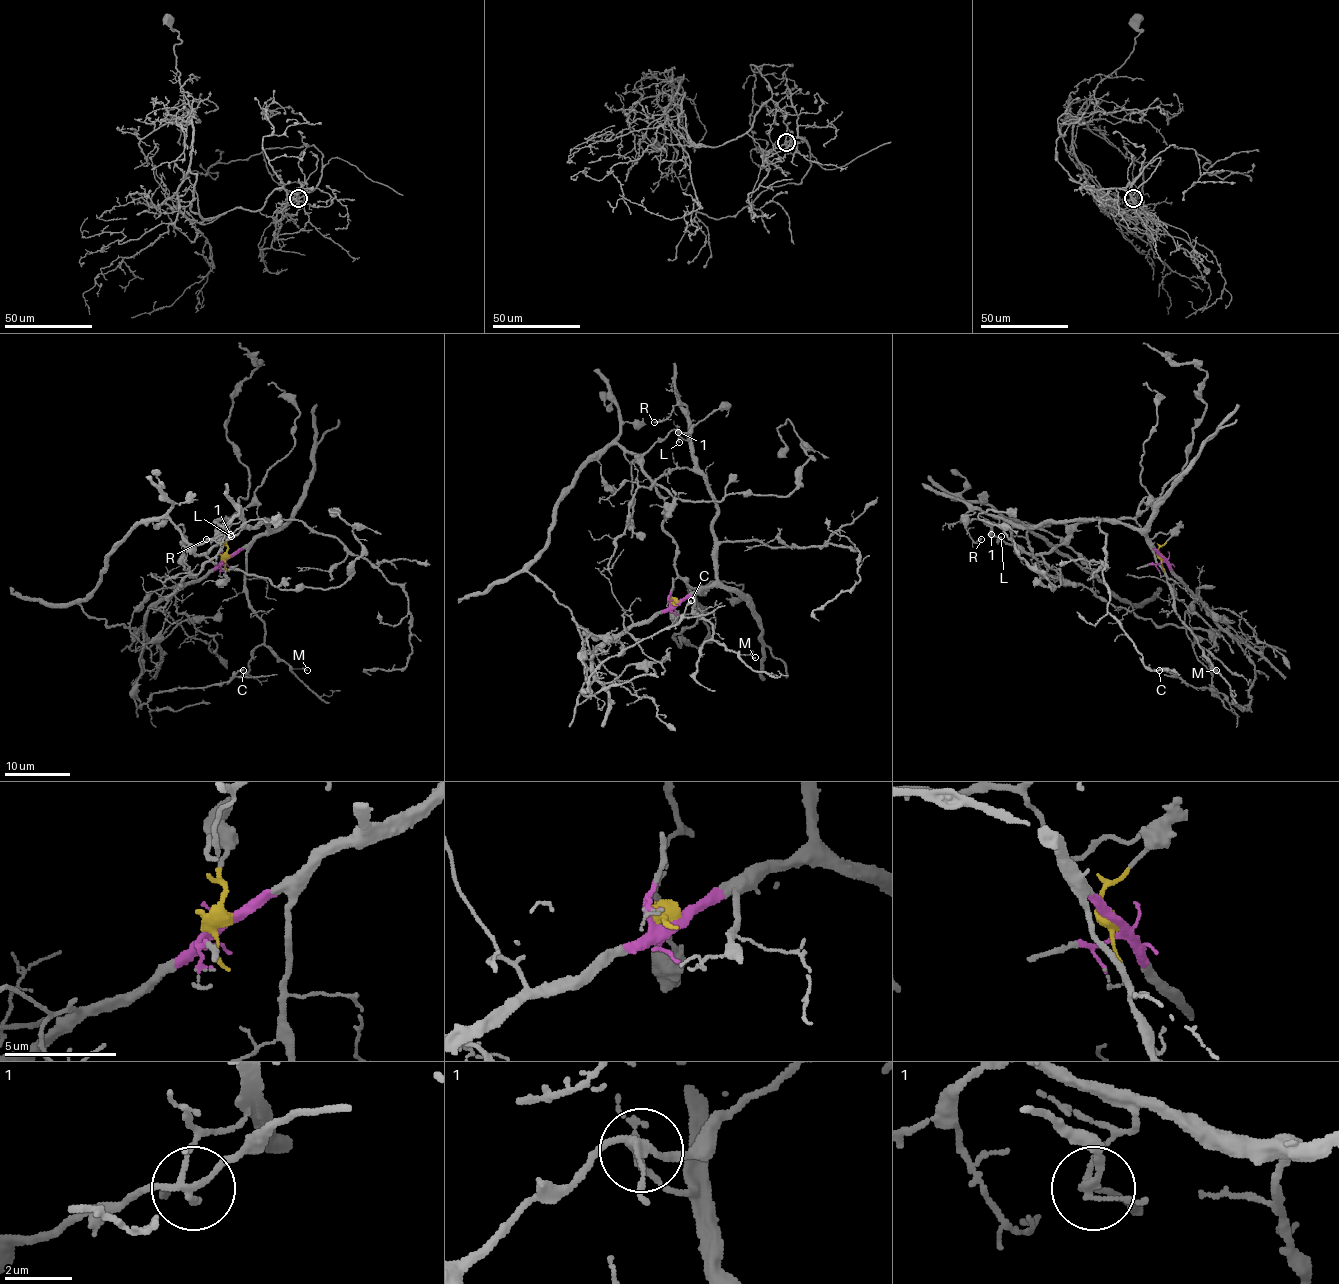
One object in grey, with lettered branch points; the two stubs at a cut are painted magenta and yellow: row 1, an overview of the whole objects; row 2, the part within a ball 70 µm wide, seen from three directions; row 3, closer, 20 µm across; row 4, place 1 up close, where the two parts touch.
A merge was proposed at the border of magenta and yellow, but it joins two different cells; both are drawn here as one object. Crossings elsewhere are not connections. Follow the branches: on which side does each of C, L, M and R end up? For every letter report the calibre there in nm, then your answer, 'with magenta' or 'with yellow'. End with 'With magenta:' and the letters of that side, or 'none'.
C: 280 nm thick; with magenta
L: 150 nm thick; with magenta
M: 90 nm thick; with magenta
R: 200 nm thick; with magenta
With magenta: C, L, M, R

